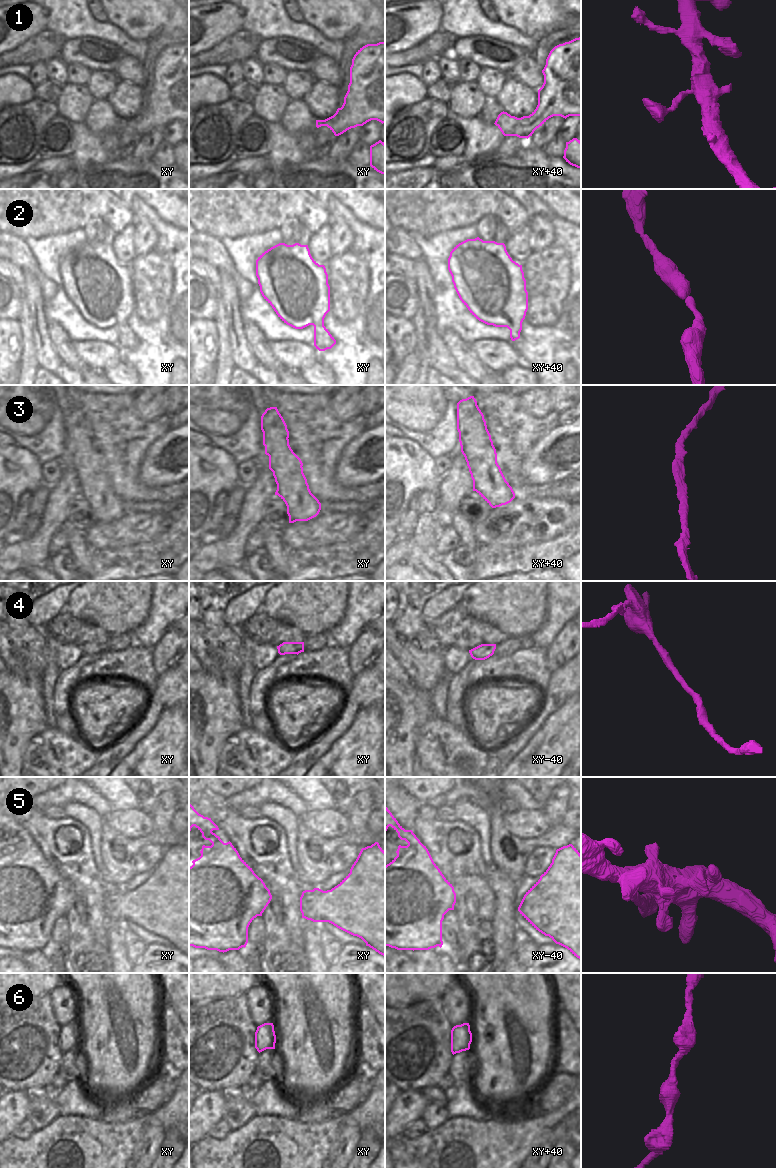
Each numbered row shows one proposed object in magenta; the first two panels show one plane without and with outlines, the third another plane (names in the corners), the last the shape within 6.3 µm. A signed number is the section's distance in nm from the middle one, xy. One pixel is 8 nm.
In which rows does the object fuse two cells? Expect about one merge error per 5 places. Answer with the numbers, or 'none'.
none

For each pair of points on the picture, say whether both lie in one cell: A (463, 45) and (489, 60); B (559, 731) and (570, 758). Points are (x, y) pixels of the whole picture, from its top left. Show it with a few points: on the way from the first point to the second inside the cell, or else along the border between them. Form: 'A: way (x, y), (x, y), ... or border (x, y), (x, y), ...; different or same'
A: way (469, 47), (475, 53), (483, 55); same
B: way (566, 738), (567, 751); same

